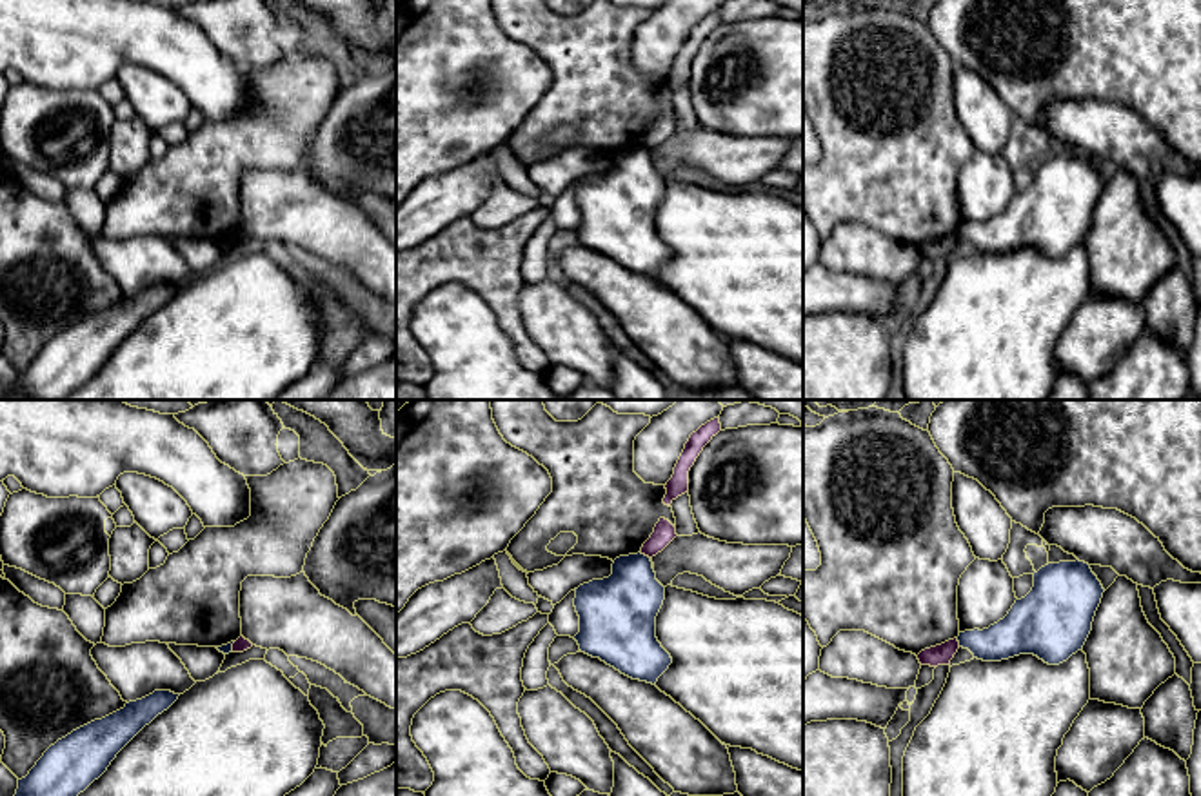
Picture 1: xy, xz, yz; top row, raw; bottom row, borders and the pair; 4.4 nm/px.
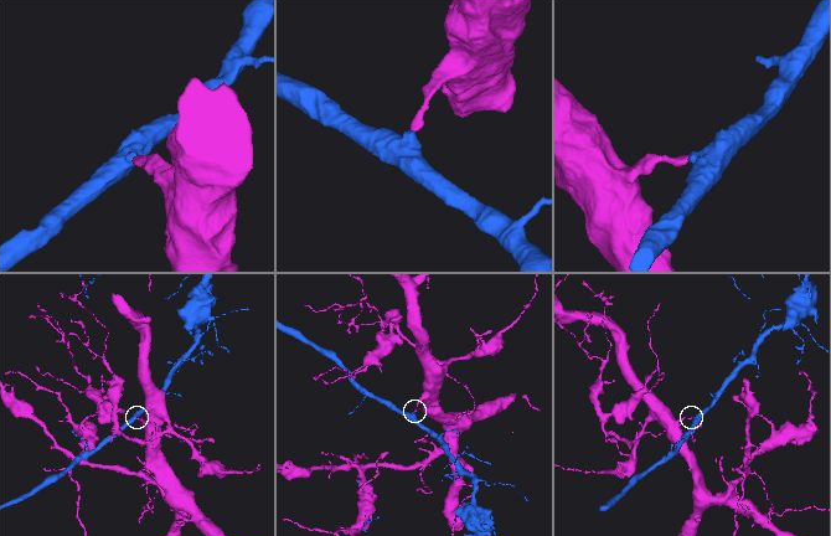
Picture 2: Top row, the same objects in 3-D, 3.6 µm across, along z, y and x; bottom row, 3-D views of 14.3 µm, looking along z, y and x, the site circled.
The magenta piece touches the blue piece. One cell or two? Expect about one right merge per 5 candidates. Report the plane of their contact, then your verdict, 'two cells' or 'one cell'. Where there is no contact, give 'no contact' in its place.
xz | two cells

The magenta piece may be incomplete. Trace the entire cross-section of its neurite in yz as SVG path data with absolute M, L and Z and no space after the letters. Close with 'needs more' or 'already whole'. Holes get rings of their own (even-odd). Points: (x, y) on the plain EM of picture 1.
M954 231L941 238L921 244L918 247L918 253L921 258L930 258L930 260L950 258L950 253L958 245L958 242L959 242L959 234L958 231Z; already whole

